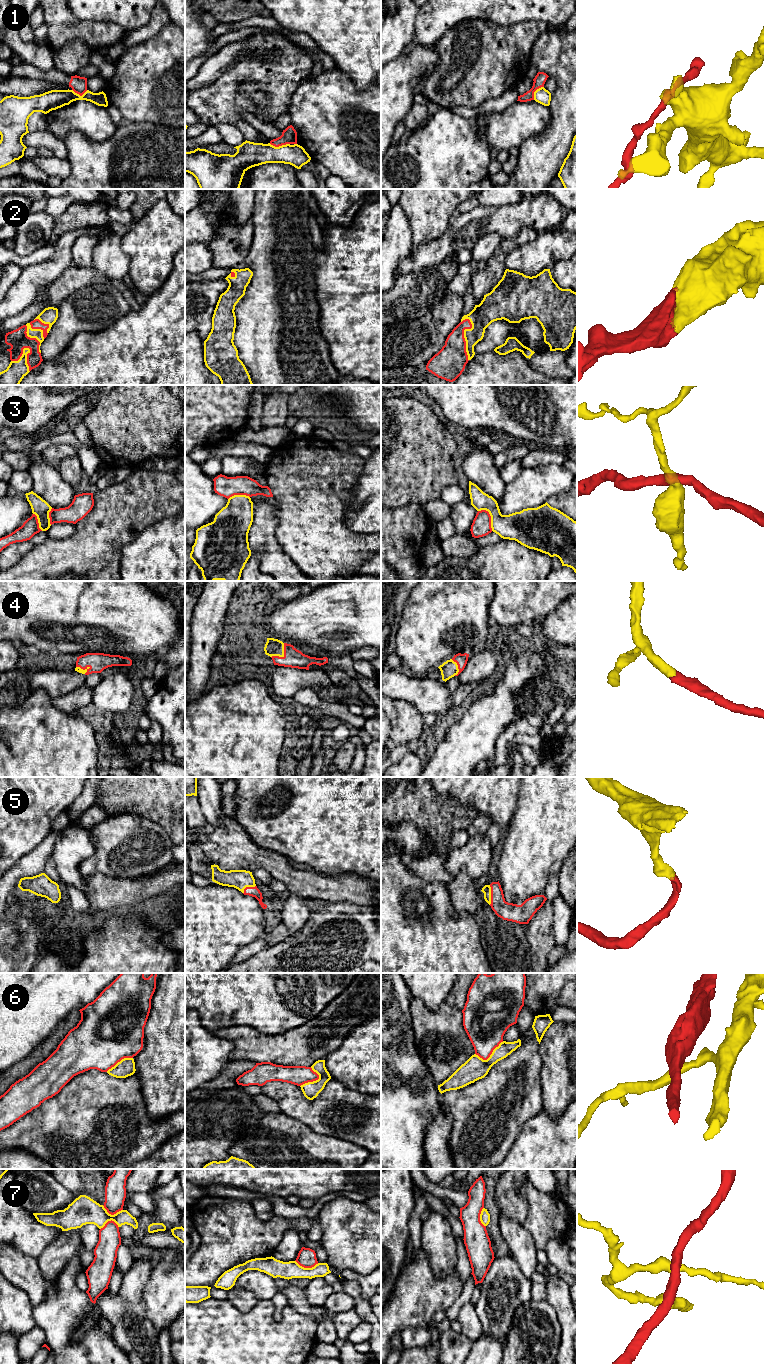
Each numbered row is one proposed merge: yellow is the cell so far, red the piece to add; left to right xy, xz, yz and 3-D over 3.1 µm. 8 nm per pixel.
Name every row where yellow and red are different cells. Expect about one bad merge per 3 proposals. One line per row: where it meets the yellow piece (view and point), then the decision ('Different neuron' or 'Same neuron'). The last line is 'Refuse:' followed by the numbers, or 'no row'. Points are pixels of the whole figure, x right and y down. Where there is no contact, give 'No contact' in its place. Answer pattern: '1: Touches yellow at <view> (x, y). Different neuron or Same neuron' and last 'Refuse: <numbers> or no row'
1: Touches yellow at xz (279, 146). Different neuron
2: Touches yellow at yz (464, 336). Same neuron
3: Touches yellow at yz (490, 515). Different neuron
4: Touches yellow at xz (283, 655). Same neuron
5: Touches yellow at yz (490, 895). Same neuron
6: Touches yellow at yz (490, 1055). Different neuron
7: Touches yellow at xz (307, 1268). Different neuron
Refuse: 1, 3, 6, 7

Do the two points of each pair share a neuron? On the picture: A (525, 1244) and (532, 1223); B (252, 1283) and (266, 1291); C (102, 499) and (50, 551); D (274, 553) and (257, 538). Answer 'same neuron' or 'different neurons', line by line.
A: different neurons
B: same neuron
C: same neuron
D: same neuron

